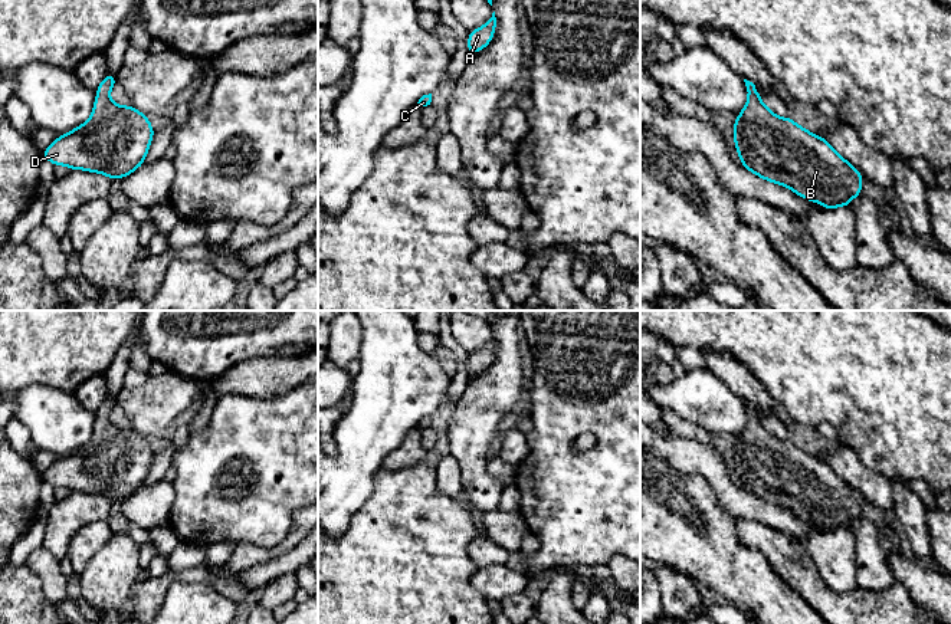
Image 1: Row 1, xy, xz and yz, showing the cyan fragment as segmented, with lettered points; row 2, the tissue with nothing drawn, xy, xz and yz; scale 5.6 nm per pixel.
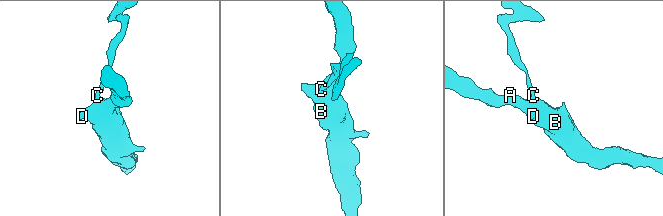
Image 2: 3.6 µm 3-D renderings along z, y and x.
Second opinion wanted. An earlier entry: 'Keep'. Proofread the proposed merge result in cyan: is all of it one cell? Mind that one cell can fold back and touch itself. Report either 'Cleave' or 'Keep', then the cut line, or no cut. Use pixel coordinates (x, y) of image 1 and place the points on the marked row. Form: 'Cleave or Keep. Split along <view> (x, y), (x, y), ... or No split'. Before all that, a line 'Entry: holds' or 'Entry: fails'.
Entry: holds
Keep. No split

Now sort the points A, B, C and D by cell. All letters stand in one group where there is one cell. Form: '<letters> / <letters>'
A B C D

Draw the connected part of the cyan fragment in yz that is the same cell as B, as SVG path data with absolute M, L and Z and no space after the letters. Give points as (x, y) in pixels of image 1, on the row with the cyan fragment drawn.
M747 79L744 82L748 101L734 124L734 141L741 164L765 181L786 185L827 210L850 207L850 198L862 196L862 174L839 155L827 139L811 134L788 116L773 114L760 99L755 85Z

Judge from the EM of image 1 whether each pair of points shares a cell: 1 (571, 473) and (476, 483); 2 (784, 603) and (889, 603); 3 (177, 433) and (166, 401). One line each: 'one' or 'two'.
1: two
2: two
3: two

